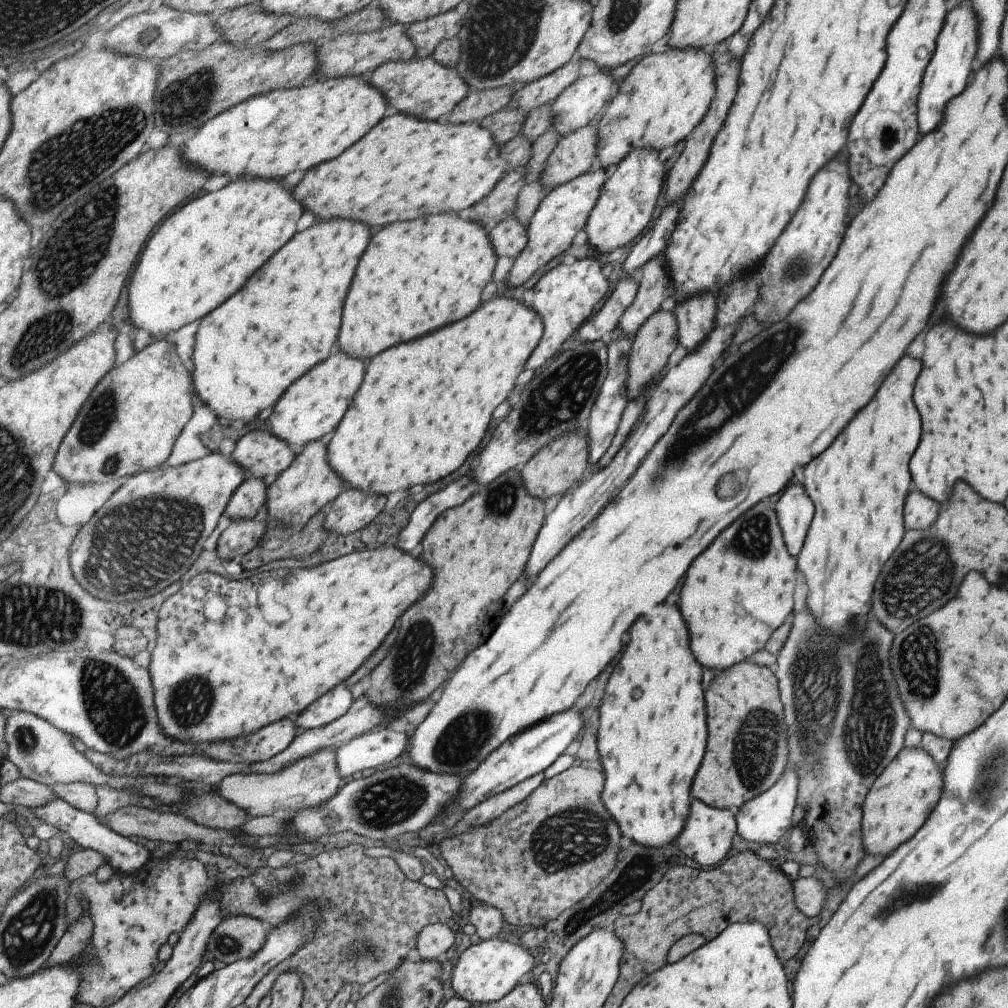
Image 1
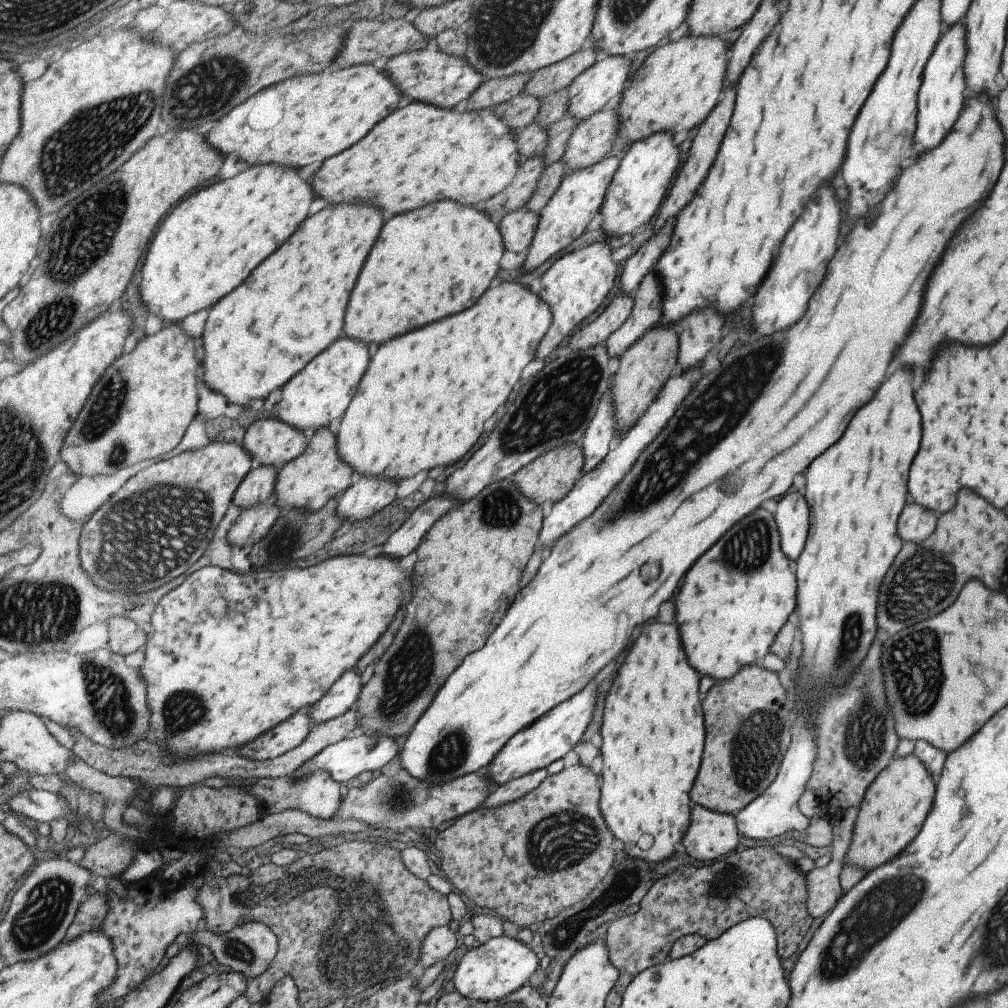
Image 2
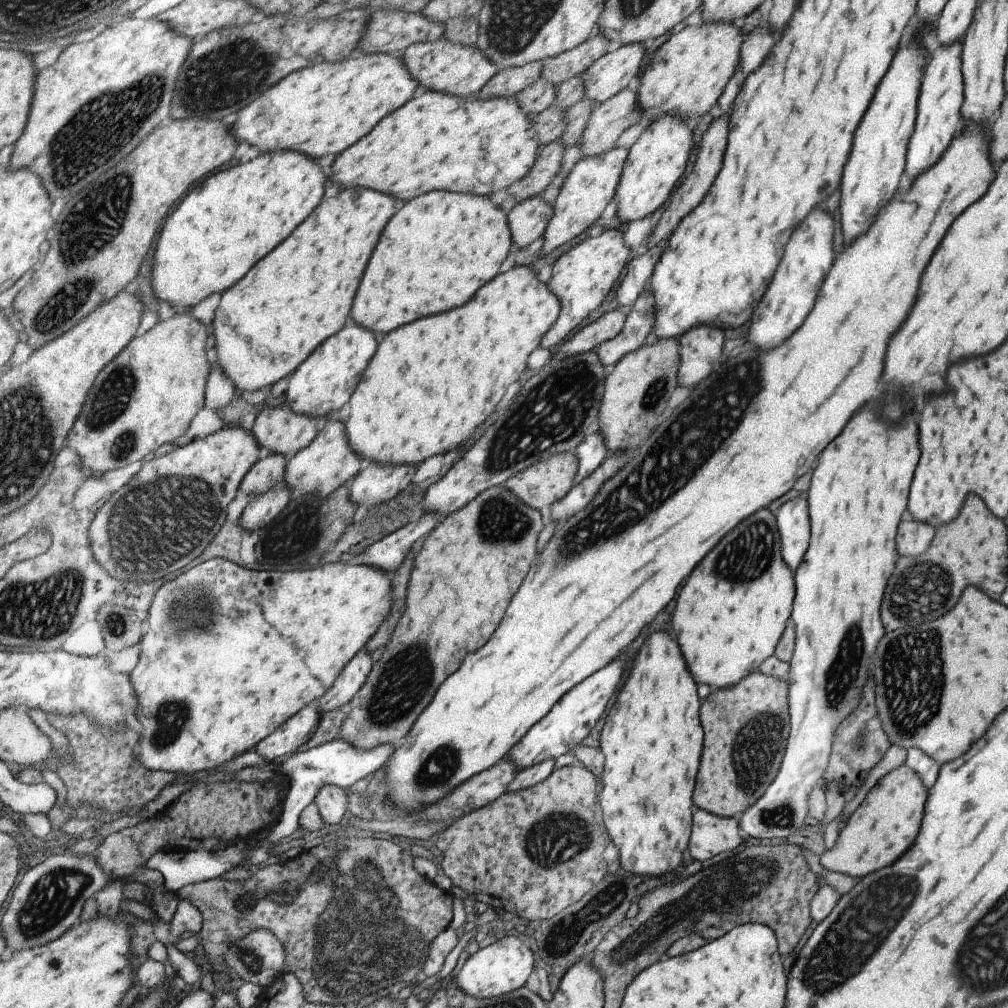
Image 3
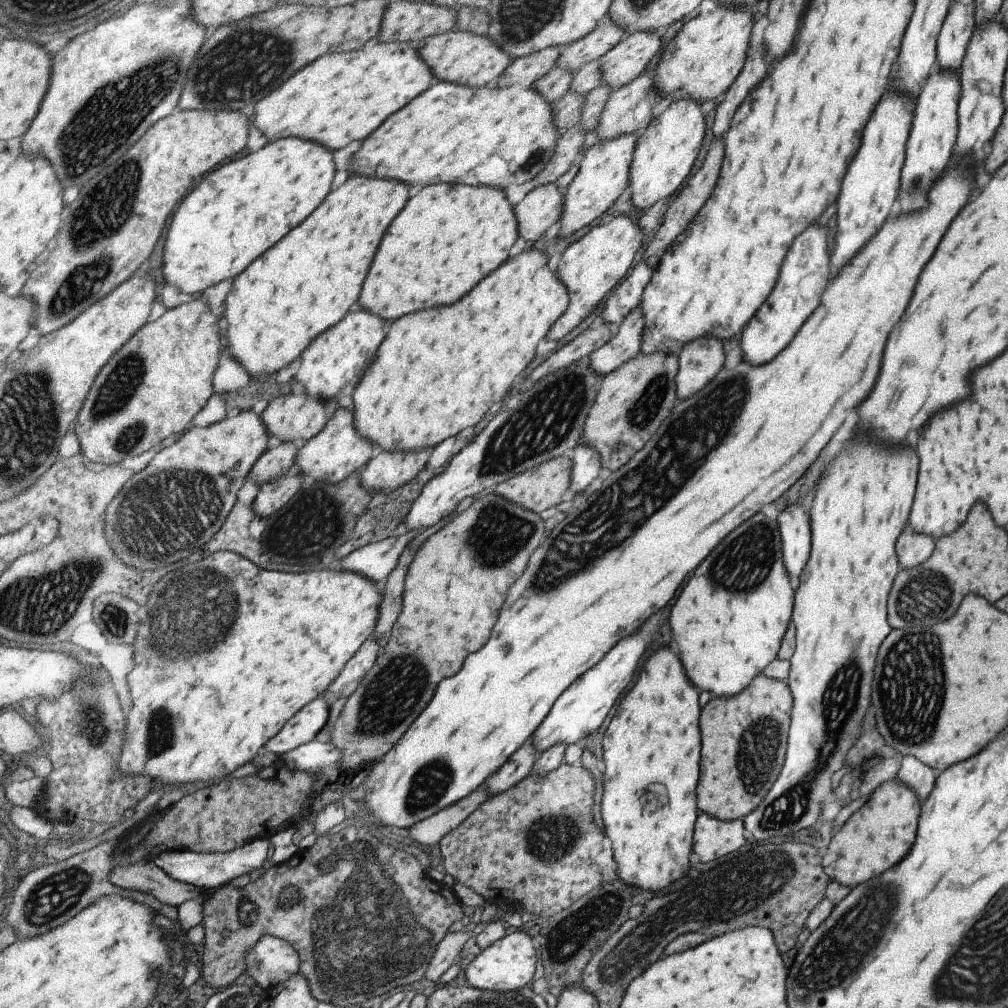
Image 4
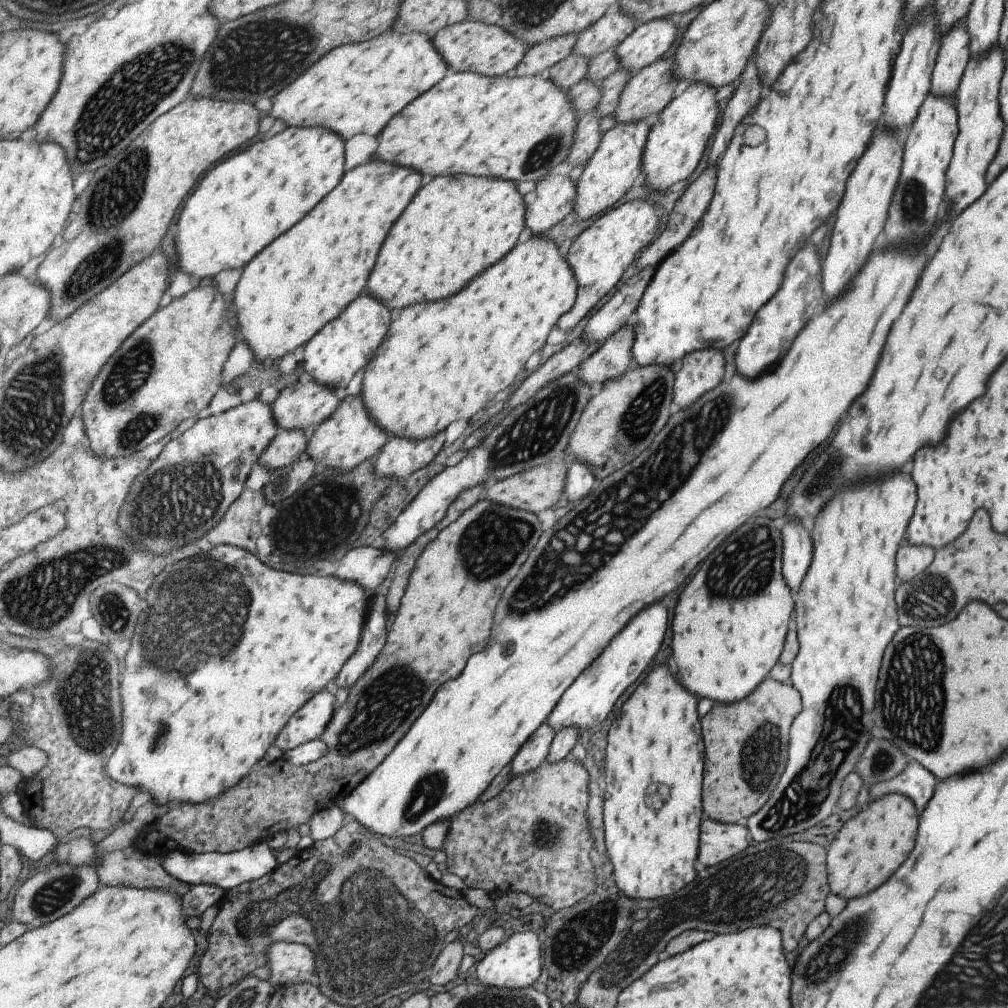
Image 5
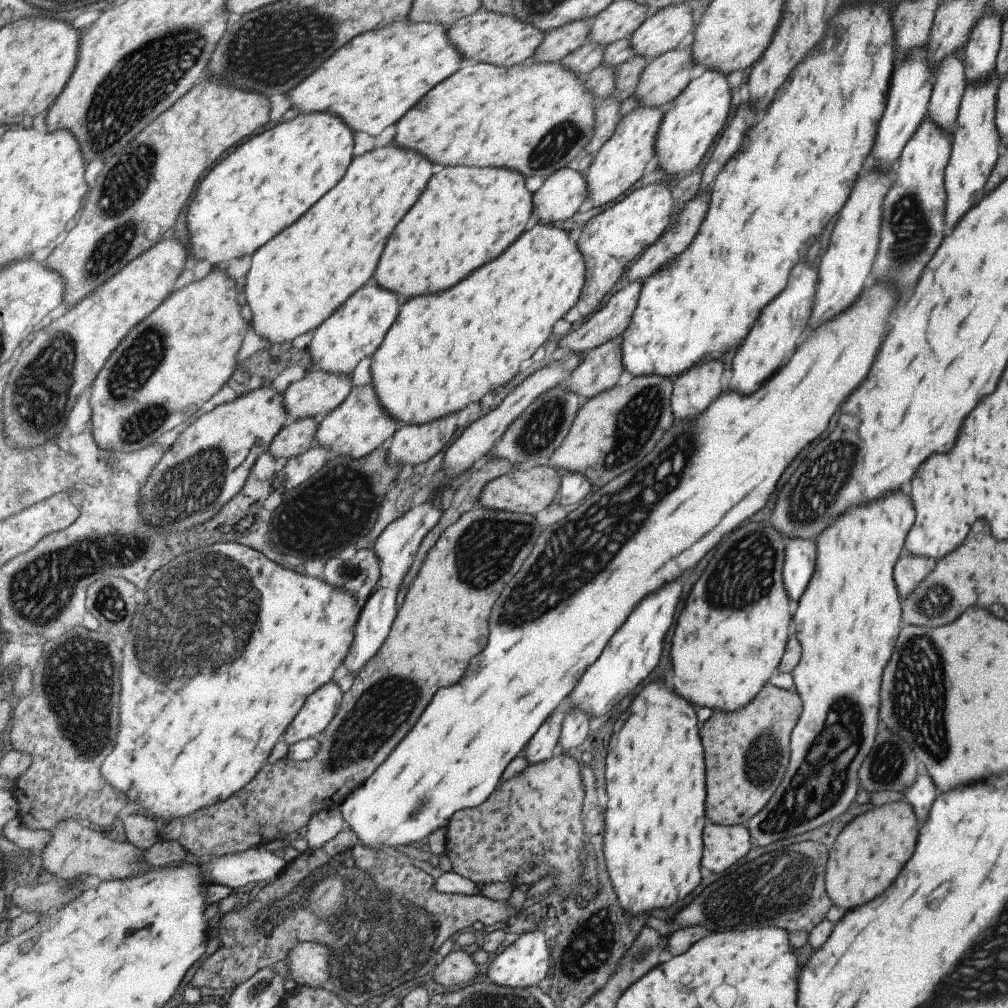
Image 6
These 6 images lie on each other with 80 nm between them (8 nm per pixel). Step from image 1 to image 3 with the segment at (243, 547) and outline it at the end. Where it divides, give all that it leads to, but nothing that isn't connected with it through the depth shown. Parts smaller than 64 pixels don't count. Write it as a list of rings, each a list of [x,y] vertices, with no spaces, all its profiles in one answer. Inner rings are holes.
[[[286,480],[274,486],[267,494],[254,496],[242,512],[240,525],[251,532],[263,530],[285,510],[293,496]]]

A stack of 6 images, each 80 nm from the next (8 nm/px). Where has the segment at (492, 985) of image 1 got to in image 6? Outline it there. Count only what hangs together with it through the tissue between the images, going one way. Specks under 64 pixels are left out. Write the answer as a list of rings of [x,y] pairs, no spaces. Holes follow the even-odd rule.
[[[541,931],[522,934],[495,957],[490,957],[485,978],[495,984],[506,987],[535,987],[543,978],[547,978],[551,968],[551,948],[549,939]]]

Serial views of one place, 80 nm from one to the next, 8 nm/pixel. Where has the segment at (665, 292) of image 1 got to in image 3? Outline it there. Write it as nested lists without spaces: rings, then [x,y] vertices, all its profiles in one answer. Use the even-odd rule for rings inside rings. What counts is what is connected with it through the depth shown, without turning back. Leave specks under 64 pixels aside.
[[[643,289],[627,309],[621,330],[595,348],[604,368],[611,368],[628,352],[649,340],[654,325],[655,309],[651,291]]]

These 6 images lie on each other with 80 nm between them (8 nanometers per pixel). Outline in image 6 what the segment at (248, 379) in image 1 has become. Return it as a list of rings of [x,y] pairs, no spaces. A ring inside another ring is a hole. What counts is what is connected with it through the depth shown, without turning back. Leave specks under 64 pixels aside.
[[[384,146],[378,149],[369,151],[364,155],[355,157],[350,168],[347,169],[346,176],[343,180],[331,190],[331,194],[327,194],[327,198],[321,198],[299,222],[295,222],[295,226],[291,226],[289,230],[283,230],[271,239],[267,246],[262,246],[257,253],[252,256],[252,267],[249,271],[249,278],[242,287],[242,300],[245,303],[247,312],[250,314],[252,322],[252,328],[257,334],[260,334],[266,341],[269,341],[271,346],[273,345],[285,345],[290,344],[299,338],[301,334],[307,334],[311,330],[318,329],[328,318],[333,316],[333,313],[345,302],[349,301],[353,294],[357,293],[359,289],[367,284],[374,278],[375,271],[378,269],[379,261],[382,260],[383,251],[386,249],[387,243],[394,234],[394,230],[398,228],[398,224],[402,221],[402,218],[410,212],[411,207],[416,204],[419,197],[429,186],[431,179],[440,173],[445,167],[442,165],[436,165],[433,161],[416,153],[415,151],[408,151],[402,147]]]

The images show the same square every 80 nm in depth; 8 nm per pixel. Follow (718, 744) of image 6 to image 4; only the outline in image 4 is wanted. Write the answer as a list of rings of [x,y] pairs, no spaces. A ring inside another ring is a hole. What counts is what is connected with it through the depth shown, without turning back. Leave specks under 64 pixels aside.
[[[757,674],[739,694],[731,698],[711,698],[701,708],[701,766],[695,786],[695,802],[701,812],[730,821],[743,818],[761,802],[783,762],[791,705],[786,682]]]

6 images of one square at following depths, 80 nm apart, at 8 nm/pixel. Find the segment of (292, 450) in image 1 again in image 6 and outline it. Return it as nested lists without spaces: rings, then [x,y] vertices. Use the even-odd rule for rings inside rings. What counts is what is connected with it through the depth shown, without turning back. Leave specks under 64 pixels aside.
[[[312,363],[309,372],[284,391],[286,411],[295,421],[317,419],[320,423],[347,400],[353,390],[350,378],[322,371]]]

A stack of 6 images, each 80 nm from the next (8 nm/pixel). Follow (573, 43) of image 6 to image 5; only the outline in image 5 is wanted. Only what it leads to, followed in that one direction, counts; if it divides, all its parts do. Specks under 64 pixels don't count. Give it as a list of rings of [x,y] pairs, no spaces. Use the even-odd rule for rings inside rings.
[[[566,35],[565,37],[552,38],[527,50],[512,75],[515,77],[543,75],[548,68],[567,58],[575,37],[575,35]]]

